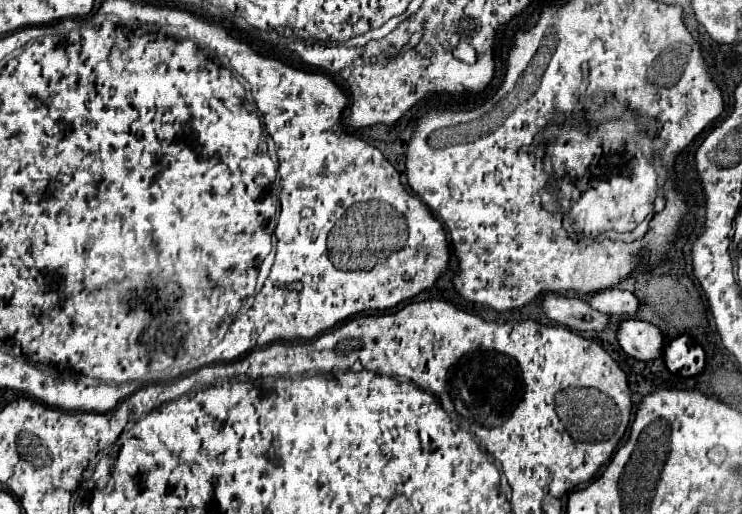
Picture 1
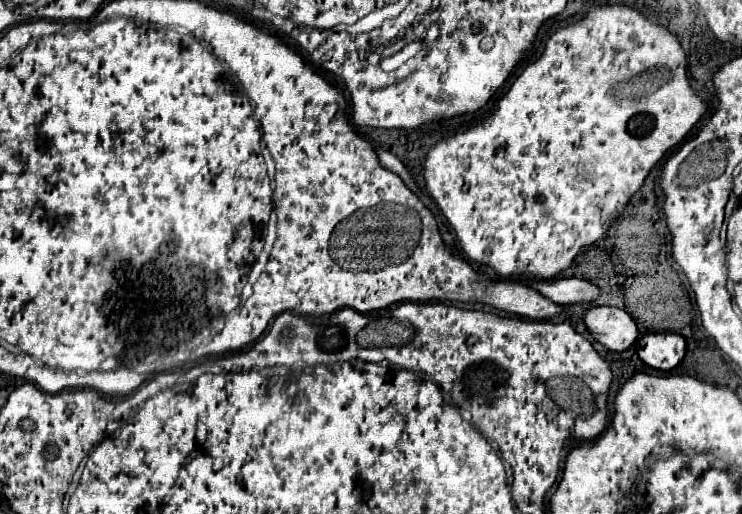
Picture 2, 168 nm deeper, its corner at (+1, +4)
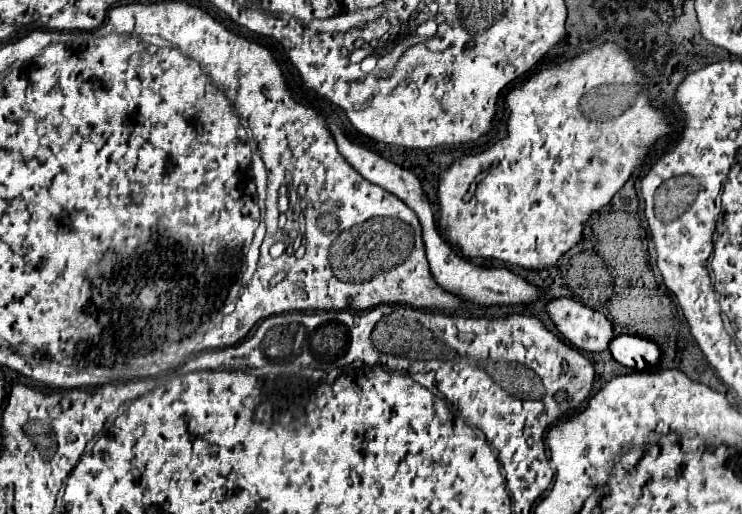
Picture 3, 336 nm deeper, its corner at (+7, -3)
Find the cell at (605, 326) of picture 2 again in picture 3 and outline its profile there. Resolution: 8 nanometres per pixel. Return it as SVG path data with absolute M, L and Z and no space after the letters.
M556 298L546 304L546 312L556 330L576 348L586 352L602 352L612 340L610 320L572 298Z

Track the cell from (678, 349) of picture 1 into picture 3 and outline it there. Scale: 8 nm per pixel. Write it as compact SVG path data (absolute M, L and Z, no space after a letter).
M616 336L612 338L608 350L616 362L634 370L646 370L648 366L654 368L660 360L660 348L638 336Z

